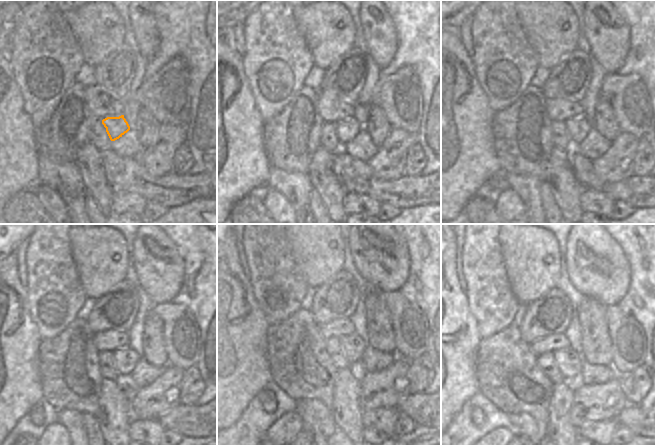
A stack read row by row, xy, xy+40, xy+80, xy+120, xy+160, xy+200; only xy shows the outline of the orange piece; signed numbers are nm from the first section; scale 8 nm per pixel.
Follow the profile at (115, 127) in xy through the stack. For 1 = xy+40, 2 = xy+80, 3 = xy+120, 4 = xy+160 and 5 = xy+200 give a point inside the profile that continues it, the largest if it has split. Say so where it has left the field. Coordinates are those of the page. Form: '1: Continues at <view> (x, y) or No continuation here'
1: Continues at xy+40 (346, 129)
2: Continues at xy+80 (578, 127)
3: Continues at xy+120 (126, 358)
4: Continues at xy+160 (352, 354)
5: Continues at xy+200 (575, 362)

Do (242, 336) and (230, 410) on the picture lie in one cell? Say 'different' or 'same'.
same

